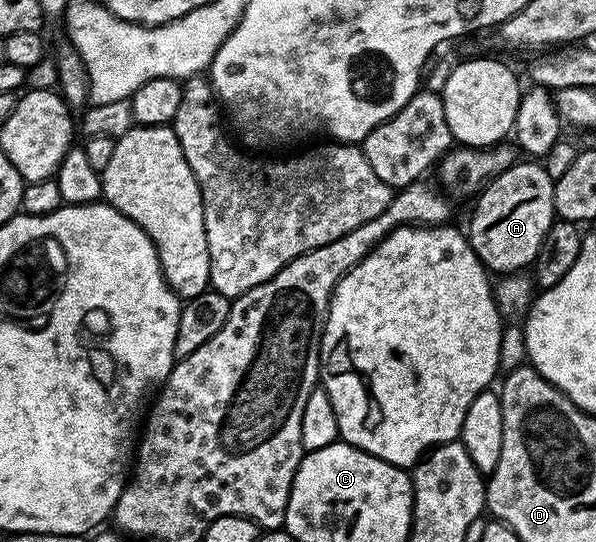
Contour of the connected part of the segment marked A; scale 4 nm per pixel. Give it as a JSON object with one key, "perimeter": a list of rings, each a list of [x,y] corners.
{"perimeter":[[[531,159],[520,160],[491,178],[473,204],[475,210],[471,213],[469,232],[471,246],[484,266],[491,271],[496,269],[499,275],[526,270],[535,260],[545,231],[549,231],[551,222],[557,217],[555,182],[542,164]]]}

